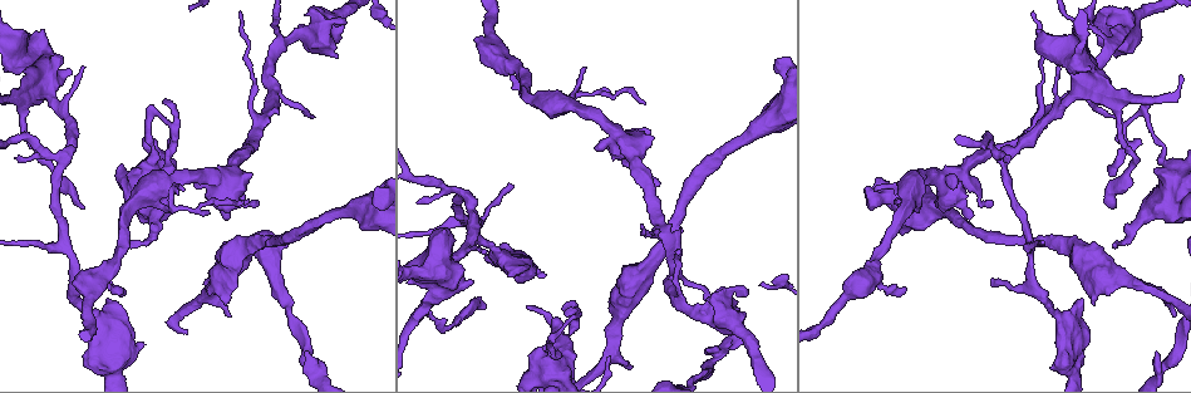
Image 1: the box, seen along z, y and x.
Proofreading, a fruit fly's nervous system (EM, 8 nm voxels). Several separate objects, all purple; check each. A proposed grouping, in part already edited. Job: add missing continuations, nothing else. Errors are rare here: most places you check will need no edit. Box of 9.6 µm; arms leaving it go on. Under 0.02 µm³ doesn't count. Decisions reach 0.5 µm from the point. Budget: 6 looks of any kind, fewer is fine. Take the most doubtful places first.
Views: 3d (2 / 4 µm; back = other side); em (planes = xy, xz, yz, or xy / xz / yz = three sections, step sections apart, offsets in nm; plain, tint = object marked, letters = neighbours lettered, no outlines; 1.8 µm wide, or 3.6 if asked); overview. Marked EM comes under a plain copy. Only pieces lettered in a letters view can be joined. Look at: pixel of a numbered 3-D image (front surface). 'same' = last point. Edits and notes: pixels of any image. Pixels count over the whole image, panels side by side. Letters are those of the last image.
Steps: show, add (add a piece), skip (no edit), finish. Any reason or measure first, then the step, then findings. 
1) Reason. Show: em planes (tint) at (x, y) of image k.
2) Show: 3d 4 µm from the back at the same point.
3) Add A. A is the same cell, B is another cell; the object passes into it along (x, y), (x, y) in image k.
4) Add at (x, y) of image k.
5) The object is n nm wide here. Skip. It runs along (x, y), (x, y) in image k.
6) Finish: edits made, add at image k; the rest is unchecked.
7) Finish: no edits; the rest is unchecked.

An open end. Show: em yz step 8 (letters) at (82, 207) of image 1.

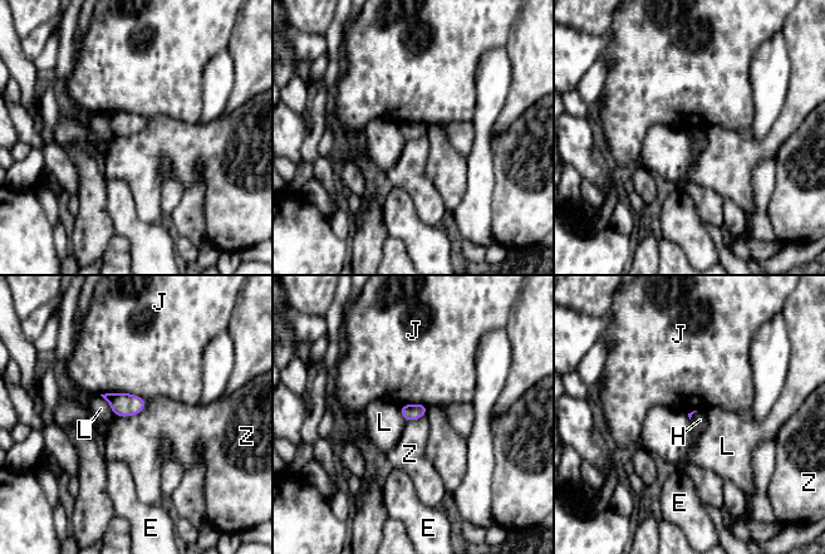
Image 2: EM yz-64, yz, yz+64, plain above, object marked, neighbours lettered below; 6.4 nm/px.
Cut it another way. Show: em planes (letters) at the same point.

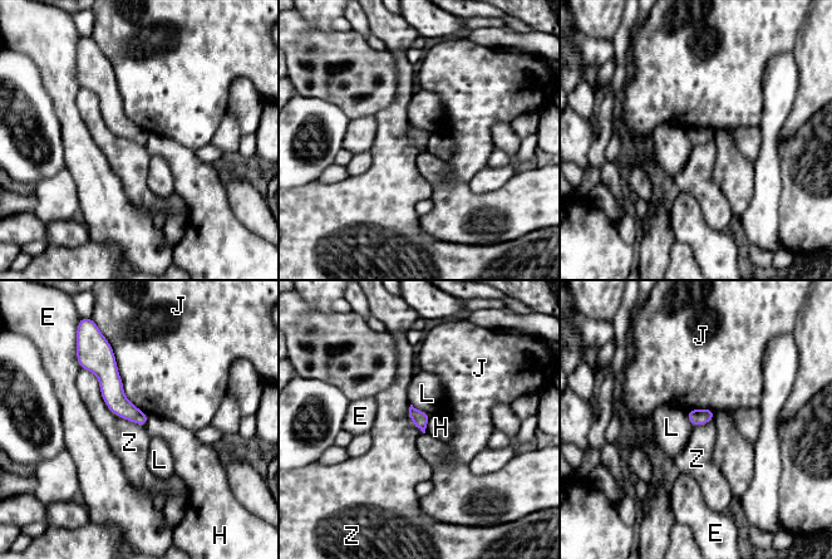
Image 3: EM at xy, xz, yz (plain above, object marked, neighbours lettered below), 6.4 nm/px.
Skip. E, H, J, L and Z are other cells; it runs along (99, 357), (113, 395), (142, 422) in image 3; no lettered piece goes on from it.

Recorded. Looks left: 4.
Branch stops here. Show: 3d 2 µm at (1115, 176) of image 1.

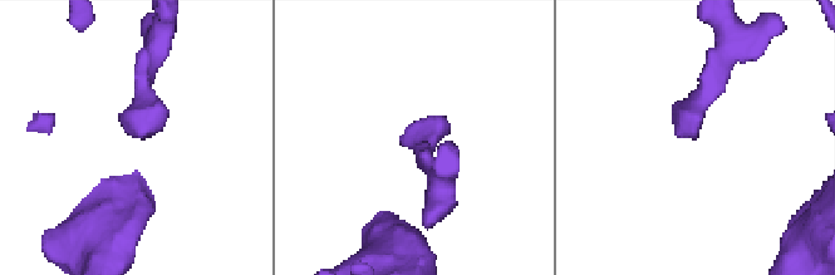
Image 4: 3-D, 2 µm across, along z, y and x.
Need the tissue. Show: em 3.6 µm xy step 4 (tint) at (432, 137) of image 4.

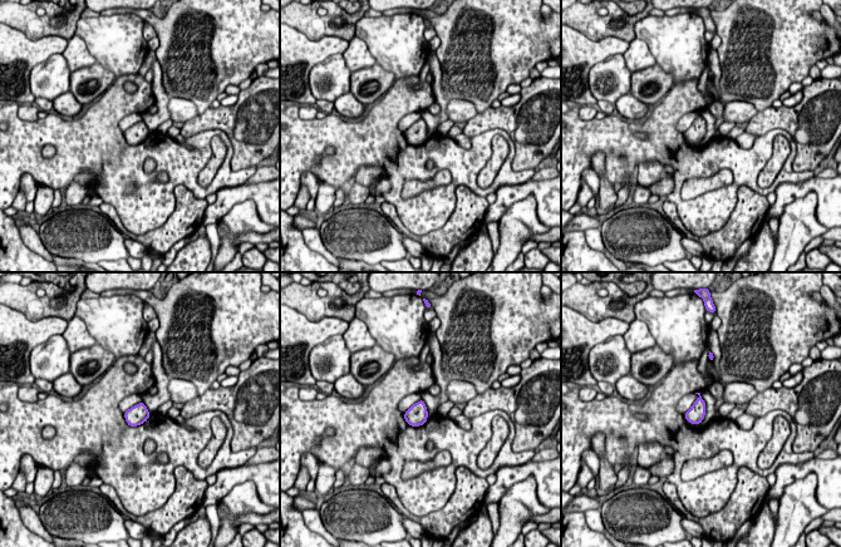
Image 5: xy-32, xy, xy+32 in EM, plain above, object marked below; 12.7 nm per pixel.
Another direction. Show: em 3.6 µm planes (letters) at the same point.

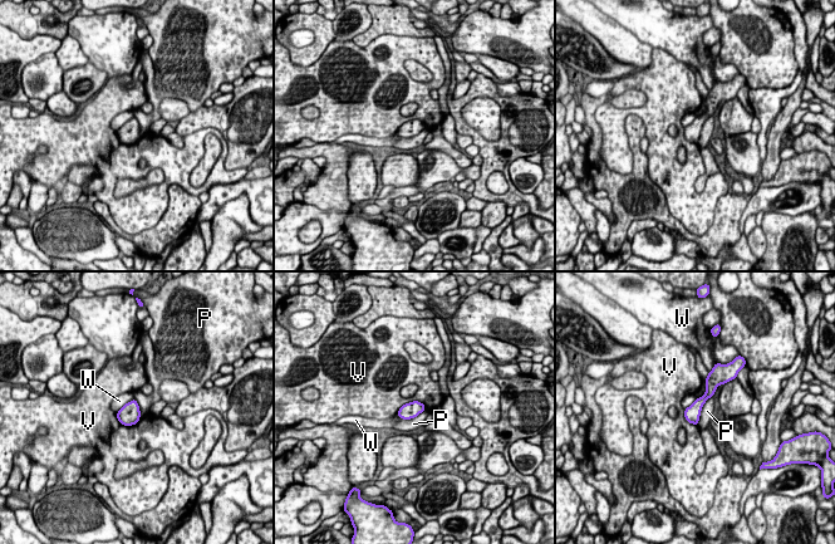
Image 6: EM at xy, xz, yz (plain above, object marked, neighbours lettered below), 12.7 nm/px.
The object is 200 nm wide here. Skip. P, V and W are other cells; it runs along (715, 382), (689, 418) in image 6; none of them fits.

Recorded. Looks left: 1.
Finish: no edits; the rest is unchecked.

